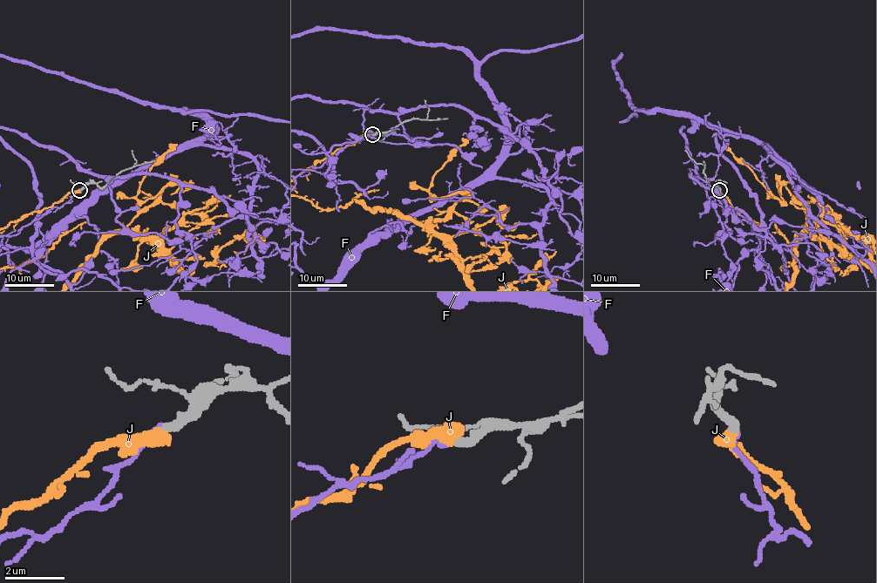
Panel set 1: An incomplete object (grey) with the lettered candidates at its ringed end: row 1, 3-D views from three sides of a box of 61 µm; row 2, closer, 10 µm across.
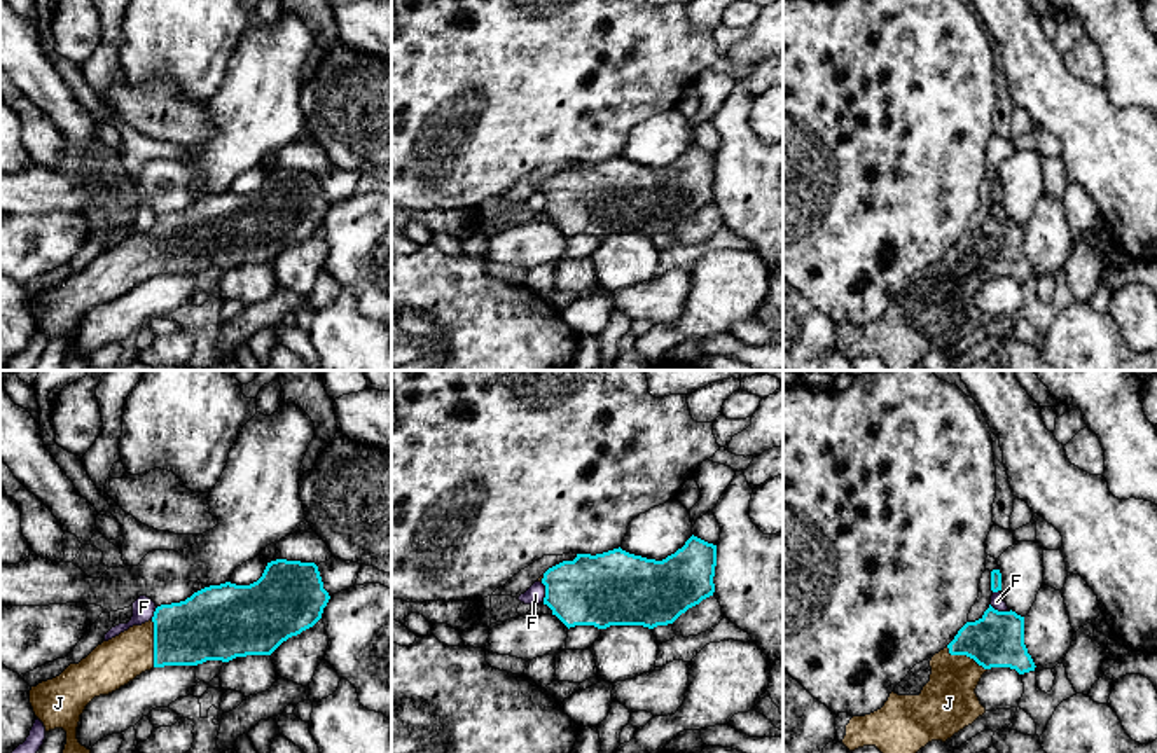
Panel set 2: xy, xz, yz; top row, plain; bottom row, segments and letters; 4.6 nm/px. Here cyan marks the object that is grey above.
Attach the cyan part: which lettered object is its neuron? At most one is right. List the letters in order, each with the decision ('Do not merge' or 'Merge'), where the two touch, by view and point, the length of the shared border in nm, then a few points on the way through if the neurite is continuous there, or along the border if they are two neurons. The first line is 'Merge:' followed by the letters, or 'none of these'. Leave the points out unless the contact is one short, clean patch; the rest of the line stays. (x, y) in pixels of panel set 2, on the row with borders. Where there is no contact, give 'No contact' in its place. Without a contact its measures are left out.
Merge: J
F: Do not merge. Touches cyan at xz (546, 593). Shared border 100 nm
J: Merge. Touches cyan at xy (154, 643). Shared border 220 nm

